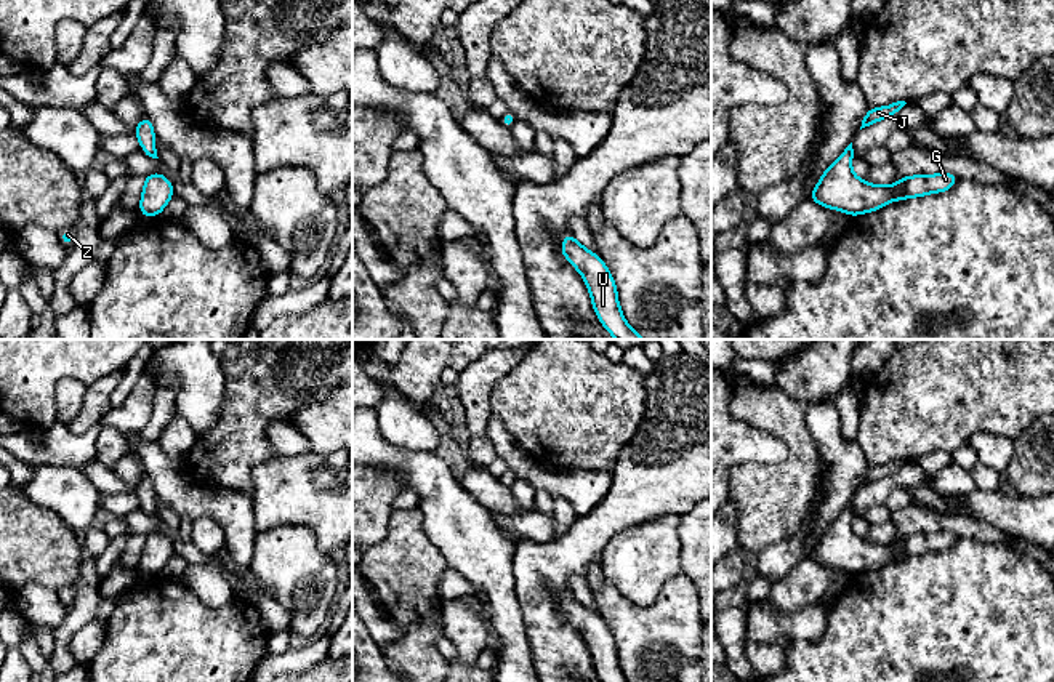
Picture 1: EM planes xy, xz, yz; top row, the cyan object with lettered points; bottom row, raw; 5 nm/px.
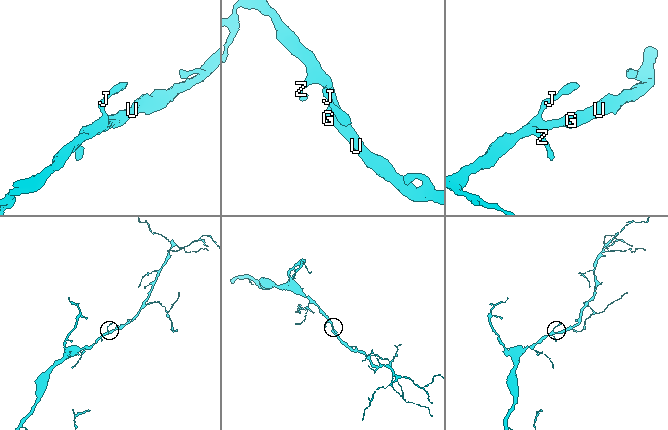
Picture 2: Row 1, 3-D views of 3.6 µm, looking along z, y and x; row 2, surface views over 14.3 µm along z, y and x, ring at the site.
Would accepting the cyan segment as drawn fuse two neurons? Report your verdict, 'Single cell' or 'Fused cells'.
Single cell

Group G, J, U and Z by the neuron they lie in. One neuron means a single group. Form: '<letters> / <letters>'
G J U Z

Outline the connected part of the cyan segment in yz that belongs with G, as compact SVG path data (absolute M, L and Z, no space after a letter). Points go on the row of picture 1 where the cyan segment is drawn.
M852 142L823 171L809 199L828 210L851 216L881 210L889 202L939 194L951 189L959 178L953 173L900 176L899 184L875 186L852 173Z

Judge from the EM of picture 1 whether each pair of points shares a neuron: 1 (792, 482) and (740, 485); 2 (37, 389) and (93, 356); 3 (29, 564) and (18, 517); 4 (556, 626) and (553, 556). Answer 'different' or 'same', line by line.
1: same
2: same
3: same
4: same

